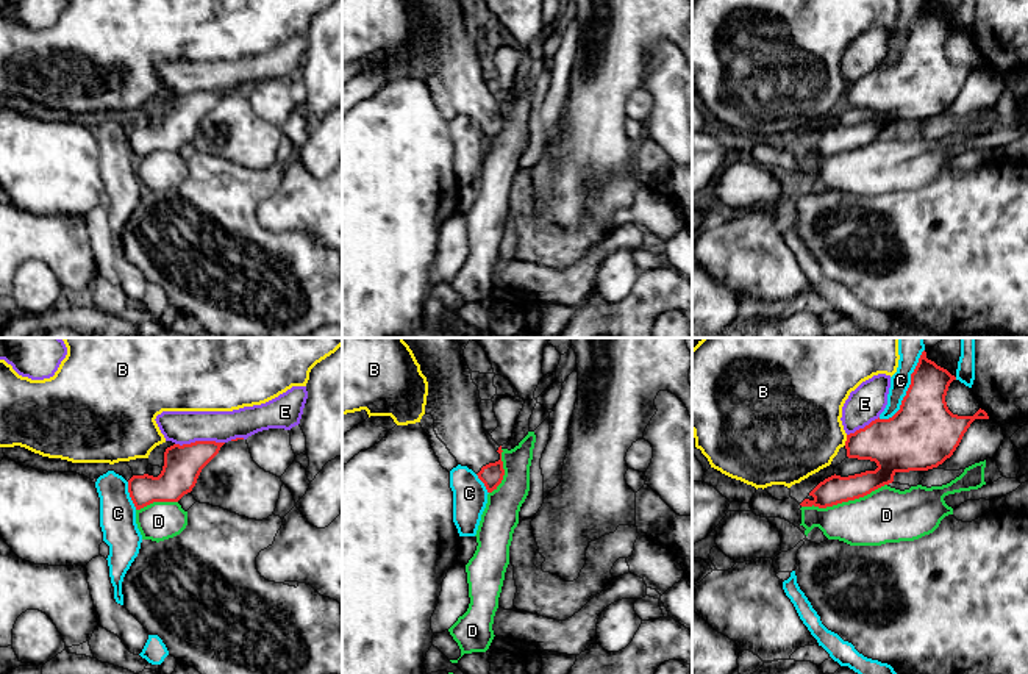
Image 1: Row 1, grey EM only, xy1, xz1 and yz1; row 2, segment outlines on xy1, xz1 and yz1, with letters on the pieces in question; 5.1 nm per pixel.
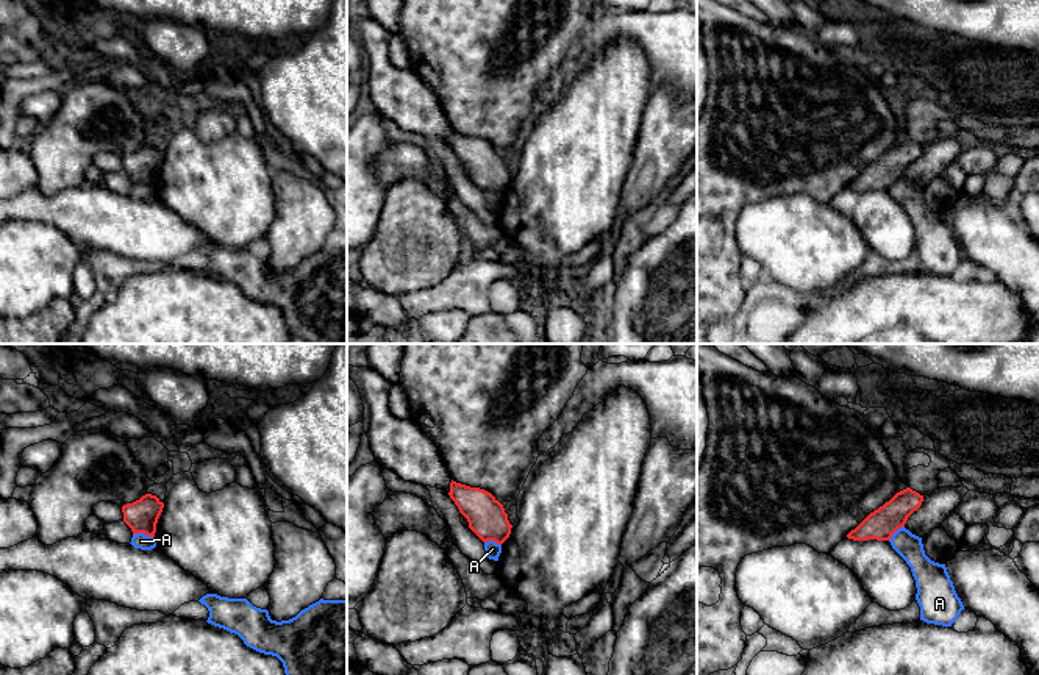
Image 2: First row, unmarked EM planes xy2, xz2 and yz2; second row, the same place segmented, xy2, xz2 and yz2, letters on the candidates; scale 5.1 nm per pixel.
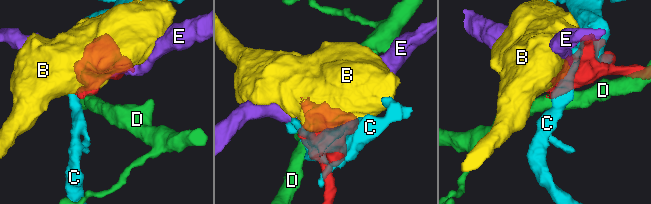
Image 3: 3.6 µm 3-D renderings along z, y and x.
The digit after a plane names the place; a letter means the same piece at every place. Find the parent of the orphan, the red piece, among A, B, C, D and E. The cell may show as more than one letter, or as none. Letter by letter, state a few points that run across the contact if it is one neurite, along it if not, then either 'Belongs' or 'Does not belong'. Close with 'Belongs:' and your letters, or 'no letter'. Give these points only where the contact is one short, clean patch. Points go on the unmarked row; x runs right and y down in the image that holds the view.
A: Line: xy2 (133, 183), (146, 183), (153, 188). Does not belong
B: Does not belong
C: Does not belong
D: Line: yz1 (886, 133), (863, 146), (831, 155), (802, 157). Does not belong
E: Does not belong
Belongs: no letter

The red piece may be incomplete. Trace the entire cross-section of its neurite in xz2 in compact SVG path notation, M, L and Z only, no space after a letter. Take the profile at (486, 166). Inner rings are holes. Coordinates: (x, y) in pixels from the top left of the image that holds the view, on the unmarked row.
M452 130L448 145L483 192L502 195L509 188L512 175L503 155L491 142Z

